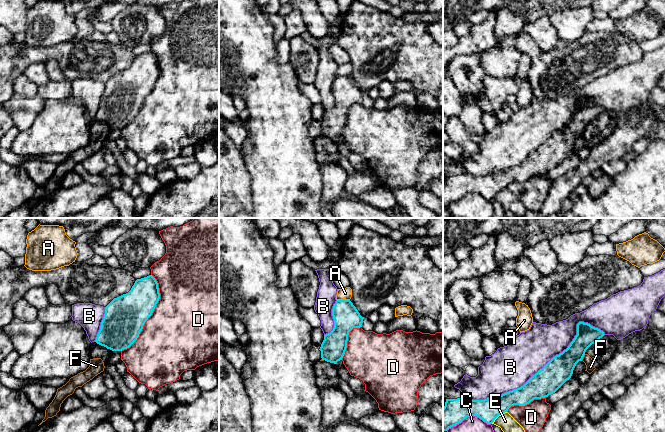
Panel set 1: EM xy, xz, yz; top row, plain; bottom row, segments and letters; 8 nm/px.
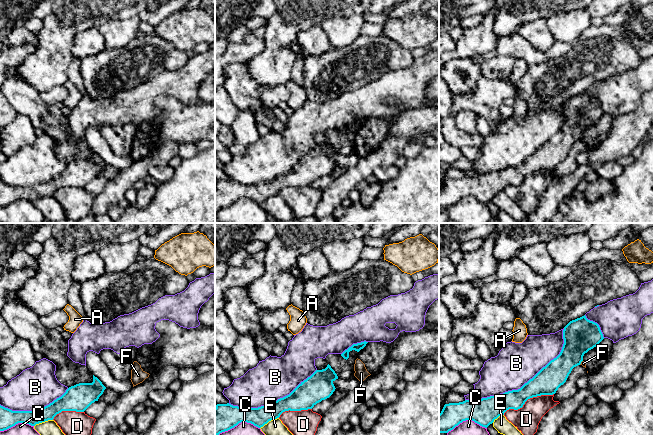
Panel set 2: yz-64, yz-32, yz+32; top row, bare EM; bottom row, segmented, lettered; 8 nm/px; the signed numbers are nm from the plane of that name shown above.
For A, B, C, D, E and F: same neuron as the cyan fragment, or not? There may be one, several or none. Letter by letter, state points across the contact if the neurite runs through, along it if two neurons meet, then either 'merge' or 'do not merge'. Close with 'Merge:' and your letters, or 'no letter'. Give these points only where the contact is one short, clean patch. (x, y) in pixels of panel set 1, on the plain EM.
A: do not merge
B: do not merge
C: do not merge
D: do not merge
E: along yz (506, 187), (501, 189), (491, 199) | do not merge
F: along yz (585, 130), (581, 136) | do not merge
Merge: no letter

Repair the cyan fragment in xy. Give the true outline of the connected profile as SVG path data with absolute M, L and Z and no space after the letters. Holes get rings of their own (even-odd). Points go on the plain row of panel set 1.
M149 51L137 55L131 66L114 74L106 83L95 118L112 127L129 124L160 75L158 59Z

